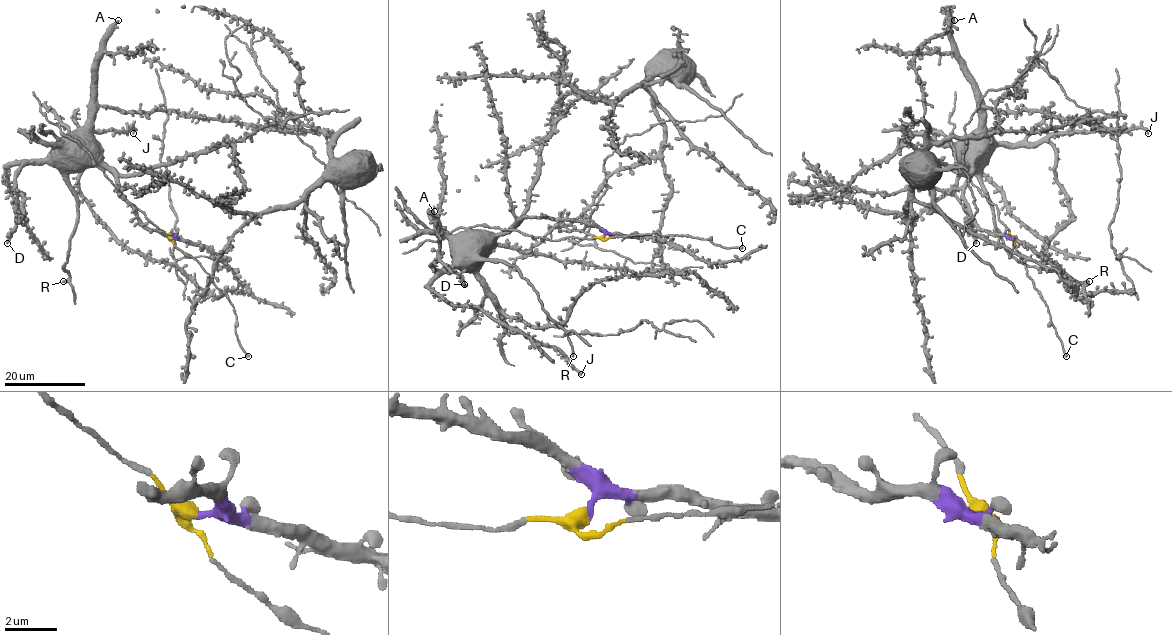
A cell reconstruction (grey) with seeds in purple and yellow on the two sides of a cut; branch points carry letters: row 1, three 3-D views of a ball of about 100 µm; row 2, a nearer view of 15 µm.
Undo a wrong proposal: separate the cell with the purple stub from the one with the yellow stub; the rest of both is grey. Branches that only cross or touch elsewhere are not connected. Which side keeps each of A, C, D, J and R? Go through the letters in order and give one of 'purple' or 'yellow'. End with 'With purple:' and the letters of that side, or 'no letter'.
A: purple
C: yellow
D: purple
J: purple
R: purple
With purple: A, D, J, R

